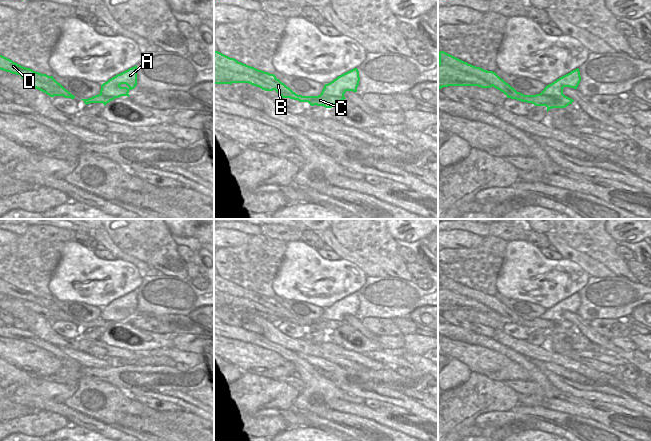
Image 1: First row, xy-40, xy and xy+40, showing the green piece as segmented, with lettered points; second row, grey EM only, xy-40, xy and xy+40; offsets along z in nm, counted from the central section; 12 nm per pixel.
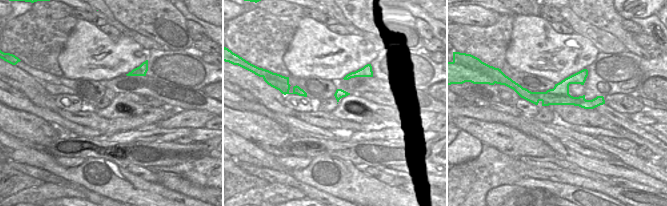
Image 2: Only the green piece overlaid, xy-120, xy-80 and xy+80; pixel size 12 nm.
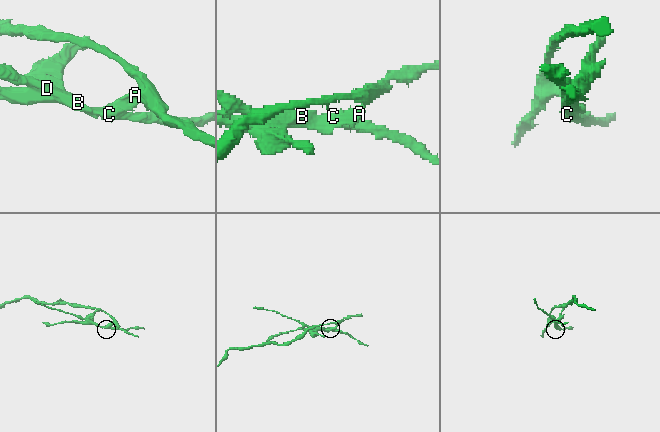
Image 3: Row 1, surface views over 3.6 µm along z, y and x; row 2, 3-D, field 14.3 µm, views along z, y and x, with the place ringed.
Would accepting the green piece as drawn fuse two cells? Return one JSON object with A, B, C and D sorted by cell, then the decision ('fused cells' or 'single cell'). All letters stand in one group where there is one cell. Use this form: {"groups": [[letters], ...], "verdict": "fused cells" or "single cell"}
{"groups": [["A", "B", "D"], ["C"]], "verdict": "fused cells"}

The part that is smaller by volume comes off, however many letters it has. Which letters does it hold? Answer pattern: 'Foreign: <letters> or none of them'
Foreign: C

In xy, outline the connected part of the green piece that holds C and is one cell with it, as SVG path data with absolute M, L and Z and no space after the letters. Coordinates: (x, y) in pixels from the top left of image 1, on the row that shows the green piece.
M300 95L300 102L308 102L311 106L324 106L325 108L332 108L334 105L340 103L346 99L344 96L329 96L329 95L318 95L318 96L302 96Z

